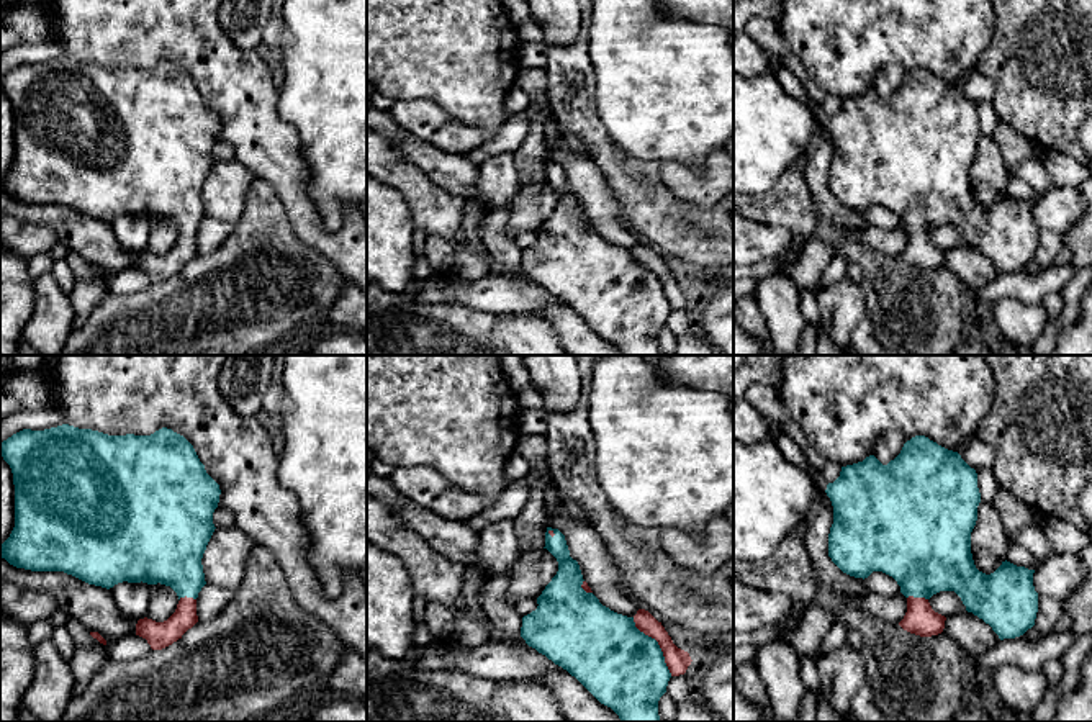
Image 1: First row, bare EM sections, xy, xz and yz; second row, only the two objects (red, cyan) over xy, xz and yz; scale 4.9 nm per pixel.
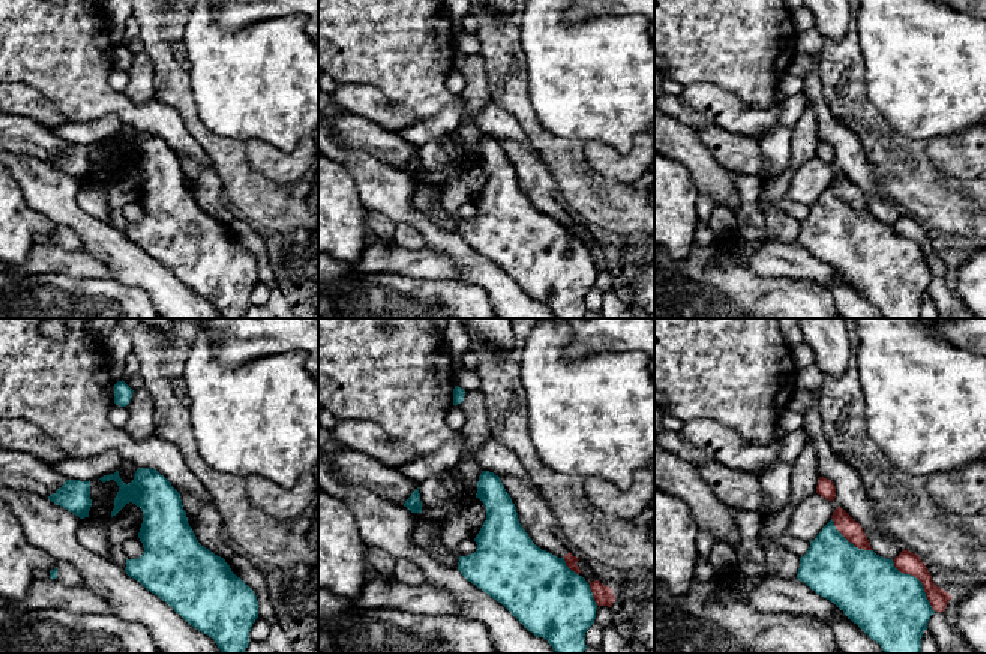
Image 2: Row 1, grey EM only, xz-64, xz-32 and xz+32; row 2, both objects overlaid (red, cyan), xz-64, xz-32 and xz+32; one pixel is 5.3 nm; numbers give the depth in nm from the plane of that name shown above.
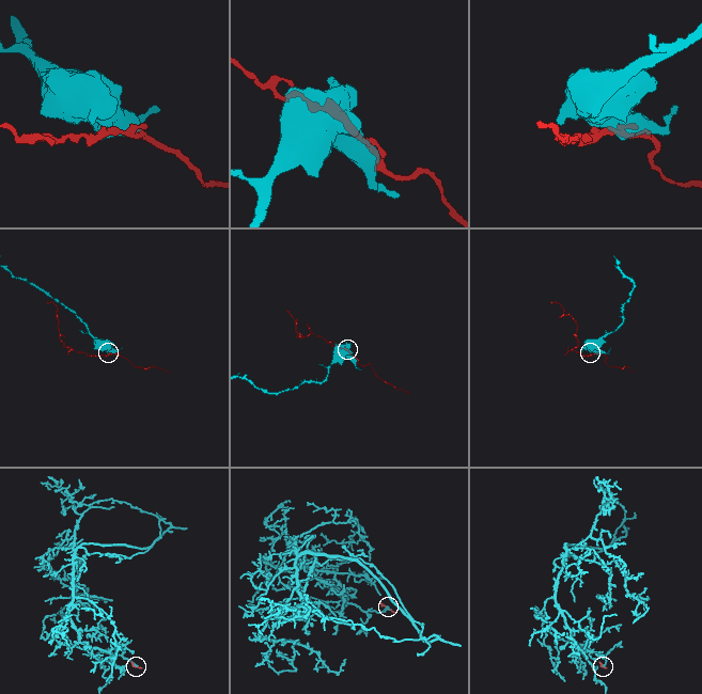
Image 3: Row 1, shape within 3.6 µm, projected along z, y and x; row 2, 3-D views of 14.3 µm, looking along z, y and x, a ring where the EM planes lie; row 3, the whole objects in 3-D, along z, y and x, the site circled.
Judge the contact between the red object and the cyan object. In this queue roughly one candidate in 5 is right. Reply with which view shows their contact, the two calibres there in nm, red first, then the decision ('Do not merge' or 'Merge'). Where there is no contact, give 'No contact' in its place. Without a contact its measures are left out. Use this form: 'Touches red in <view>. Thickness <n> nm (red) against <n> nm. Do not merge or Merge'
Touches red in xz. Thickness 120 nm (red) against 400 nm. Merge

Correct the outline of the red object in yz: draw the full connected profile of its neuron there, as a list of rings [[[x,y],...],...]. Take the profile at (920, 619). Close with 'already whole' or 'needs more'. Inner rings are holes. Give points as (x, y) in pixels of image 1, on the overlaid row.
[[[915,435],[887,465],[869,455],[863,462],[842,467],[840,476],[827,485],[825,493],[833,506],[828,557],[855,578],[864,580],[873,571],[892,576],[907,598],[907,612],[899,622],[904,630],[920,637],[943,632],[946,617],[928,602],[940,591],[954,591],[966,611],[989,624],[1000,640],[1020,637],[1035,625],[1035,570],[1005,560],[994,573],[986,575],[974,565],[971,532],[977,521],[981,493],[976,470],[958,452]]]; needs more

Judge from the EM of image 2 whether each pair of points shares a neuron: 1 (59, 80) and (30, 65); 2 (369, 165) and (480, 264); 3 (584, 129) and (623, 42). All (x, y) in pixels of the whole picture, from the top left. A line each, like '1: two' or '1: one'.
1: one
2: one
3: one

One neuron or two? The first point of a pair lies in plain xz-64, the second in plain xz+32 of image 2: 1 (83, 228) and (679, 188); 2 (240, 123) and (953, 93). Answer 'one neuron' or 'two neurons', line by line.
1: two neurons
2: one neuron

